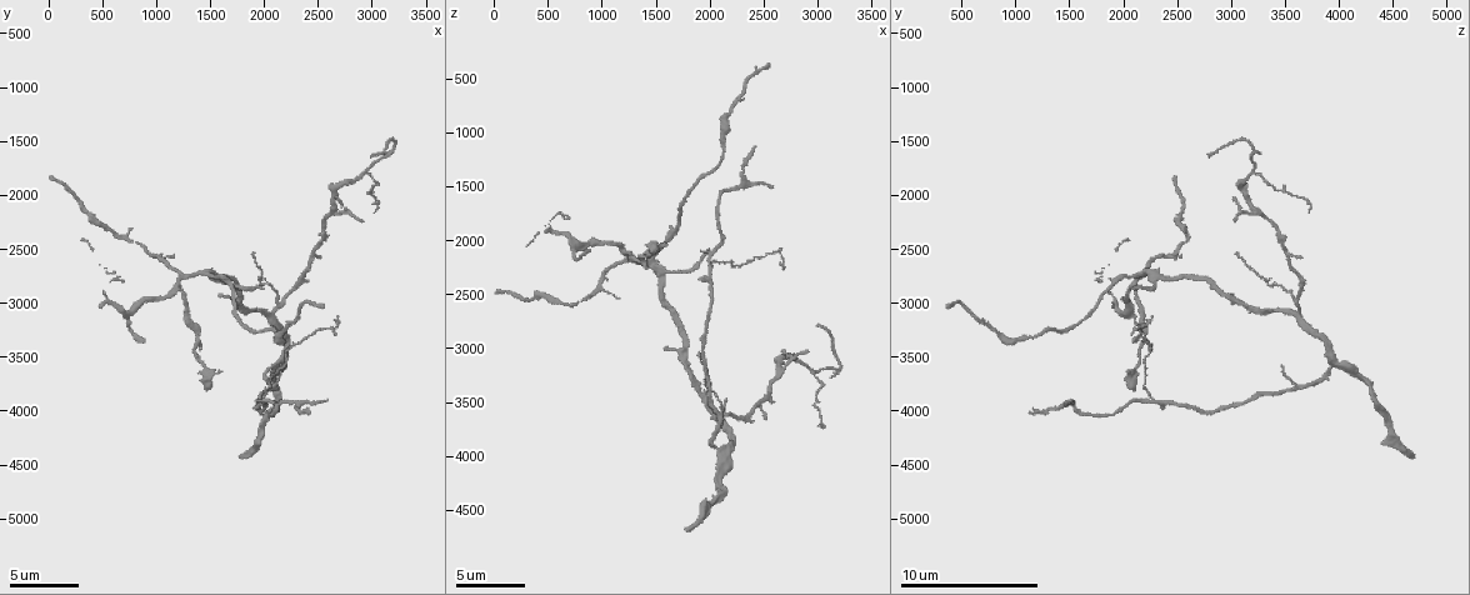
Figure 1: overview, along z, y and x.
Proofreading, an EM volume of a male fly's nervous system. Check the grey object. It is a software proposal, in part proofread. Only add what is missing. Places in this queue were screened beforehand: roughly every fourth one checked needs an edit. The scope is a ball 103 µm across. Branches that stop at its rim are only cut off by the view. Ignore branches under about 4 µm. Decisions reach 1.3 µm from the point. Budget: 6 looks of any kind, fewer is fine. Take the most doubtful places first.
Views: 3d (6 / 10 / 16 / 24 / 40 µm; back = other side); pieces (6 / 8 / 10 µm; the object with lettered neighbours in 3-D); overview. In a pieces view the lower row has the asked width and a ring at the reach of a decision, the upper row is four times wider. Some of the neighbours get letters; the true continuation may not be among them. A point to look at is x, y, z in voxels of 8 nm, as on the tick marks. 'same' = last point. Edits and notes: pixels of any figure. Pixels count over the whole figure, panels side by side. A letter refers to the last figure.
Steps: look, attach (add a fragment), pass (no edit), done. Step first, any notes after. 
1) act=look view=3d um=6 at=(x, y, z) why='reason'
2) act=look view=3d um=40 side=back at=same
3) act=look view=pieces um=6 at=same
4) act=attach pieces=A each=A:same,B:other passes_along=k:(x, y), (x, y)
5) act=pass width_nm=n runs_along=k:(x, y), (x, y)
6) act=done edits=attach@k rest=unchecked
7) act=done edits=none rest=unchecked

act=look view=pieces um=6 at=(1780, 4400, 4700) why='free end'

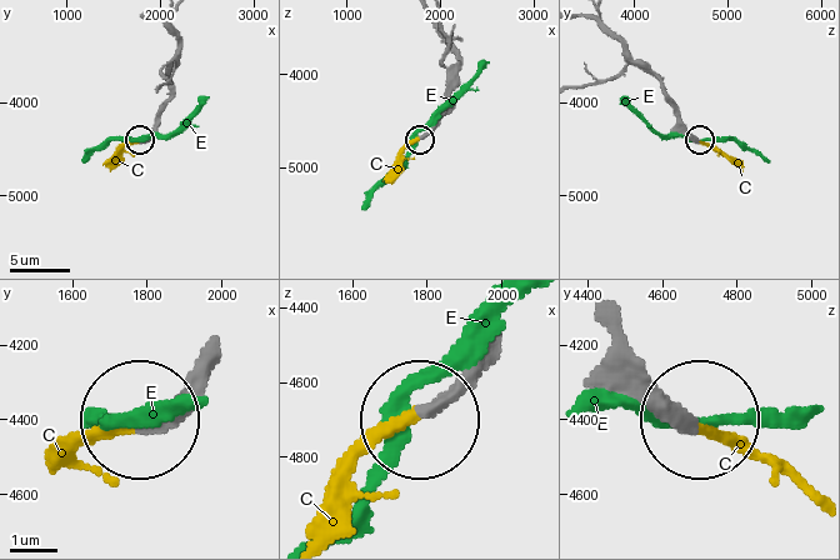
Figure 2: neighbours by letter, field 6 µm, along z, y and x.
act=attach pieces=C each=C:same,E:other passes_along=2:(160, 111), (158, 125), (128, 144), (110, 169) found='the neuron continues'

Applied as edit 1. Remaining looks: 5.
act=look view=3d um=6 at=(3020, 1620, 2780) why='end of a long branch'

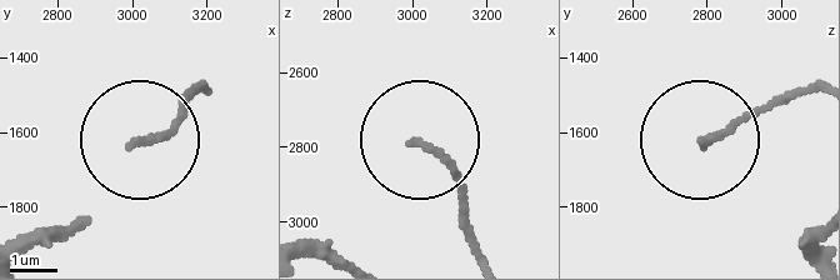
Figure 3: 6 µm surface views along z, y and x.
act=look view=pieces um=6 at=(3010, 1630, 2790)

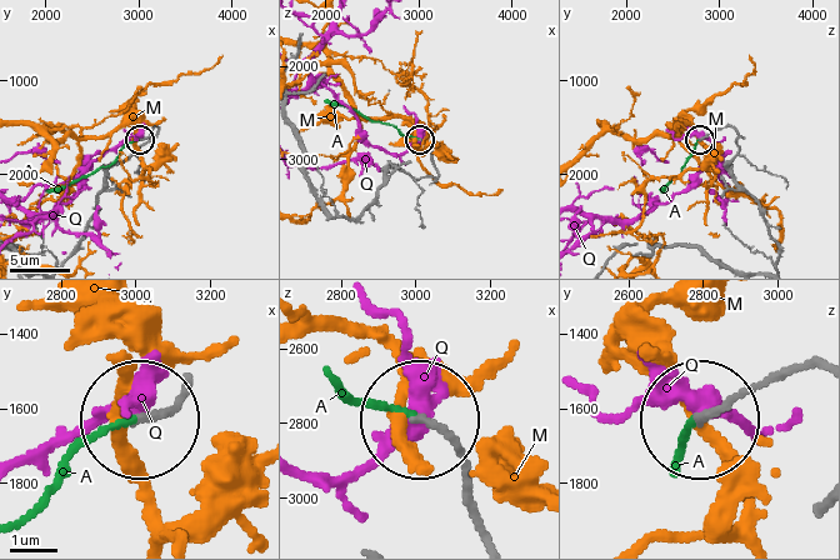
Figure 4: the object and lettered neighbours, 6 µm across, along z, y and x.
act=attach pieces=A each=A:same,M:other,Q:other passes_along=4:(155, 128), (126, 145), (108, 165), (46, 190) found='it goes on there'

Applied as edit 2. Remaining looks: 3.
act=look view=overview

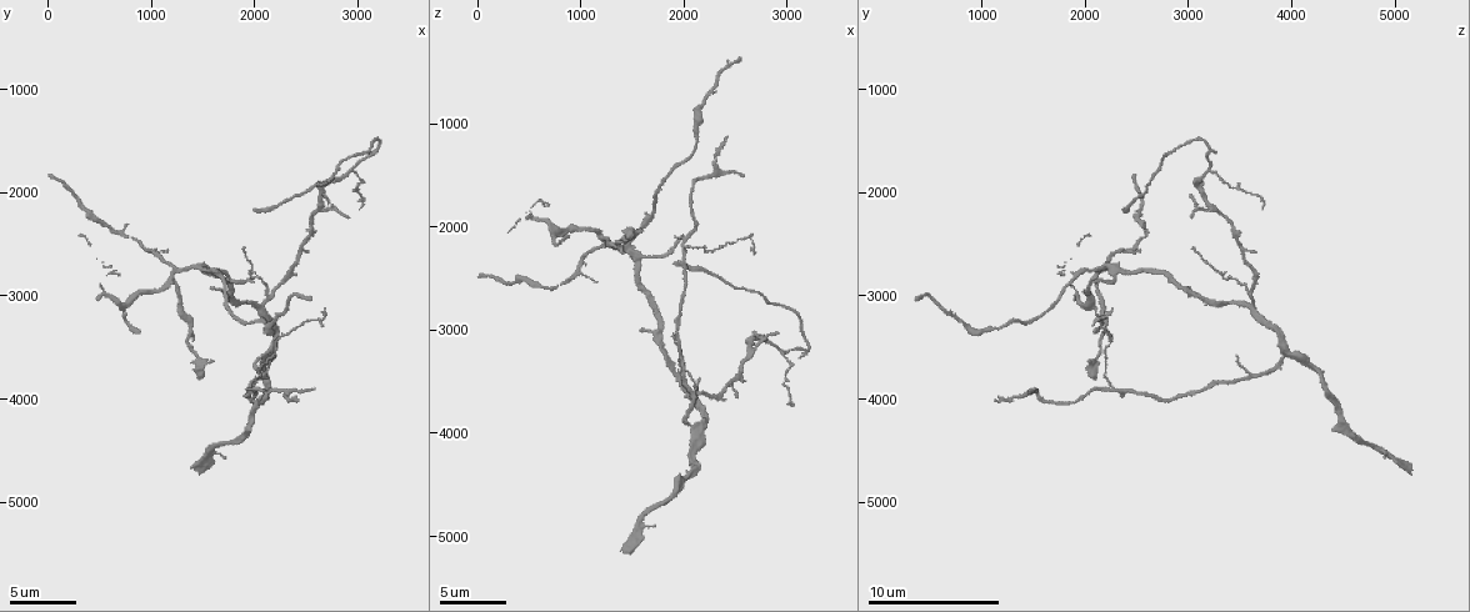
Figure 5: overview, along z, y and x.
act=look view=pieces um=10 at=(1960, 2880, 2060) why='tapers out'

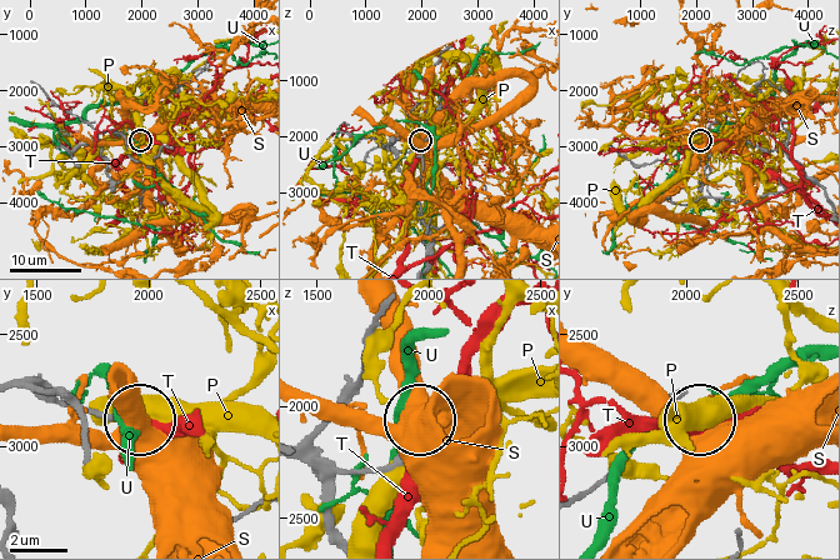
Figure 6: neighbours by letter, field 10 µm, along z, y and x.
act=pass each=P:other,S:other,T:other,U:other found='no lettered fragment goes on from it'

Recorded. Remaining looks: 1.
act=done edits=attach@2,attach@4 rest=unchecked

